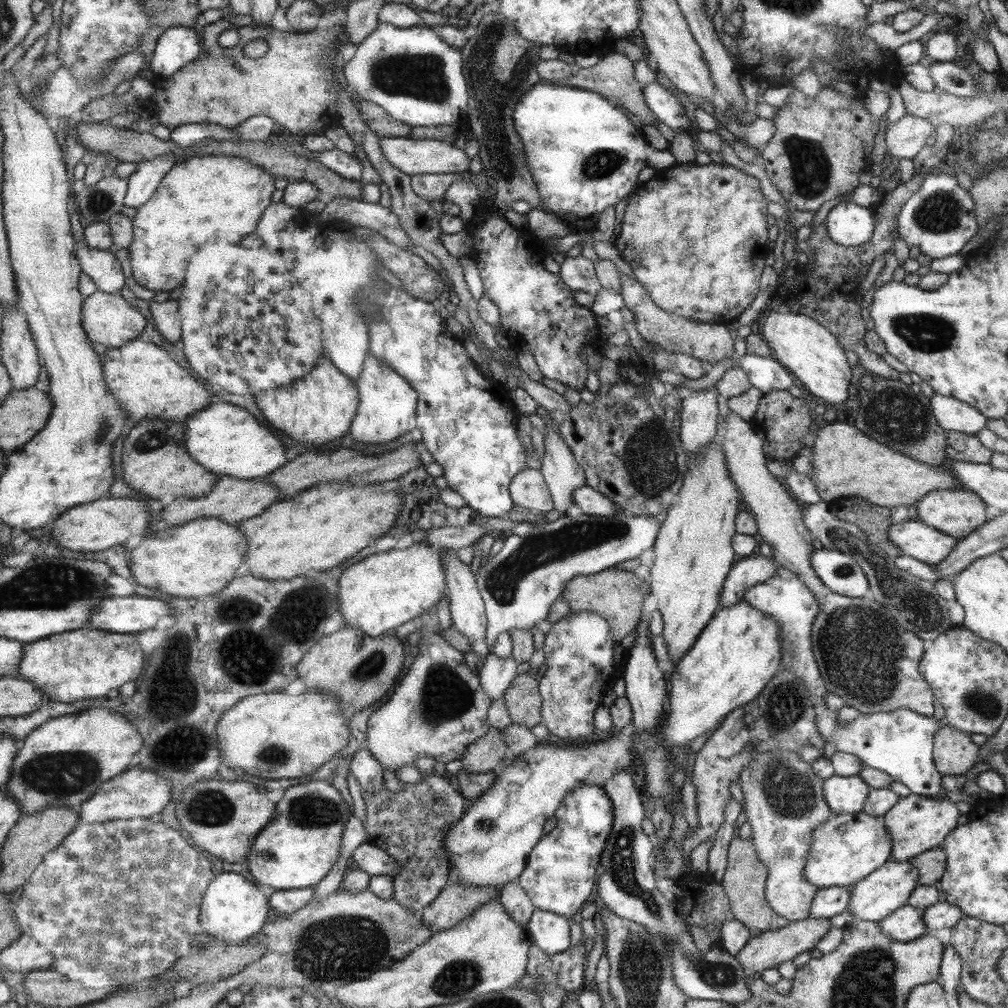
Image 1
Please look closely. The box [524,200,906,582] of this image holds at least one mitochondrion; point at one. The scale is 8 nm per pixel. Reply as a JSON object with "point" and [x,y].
{"point":[653,465]}

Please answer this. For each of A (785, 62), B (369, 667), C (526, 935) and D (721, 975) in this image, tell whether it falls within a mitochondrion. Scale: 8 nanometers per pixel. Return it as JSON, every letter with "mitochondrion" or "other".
{"A":"other","B":"mitochondrion","C":"other","D":"mitochondrion"}

